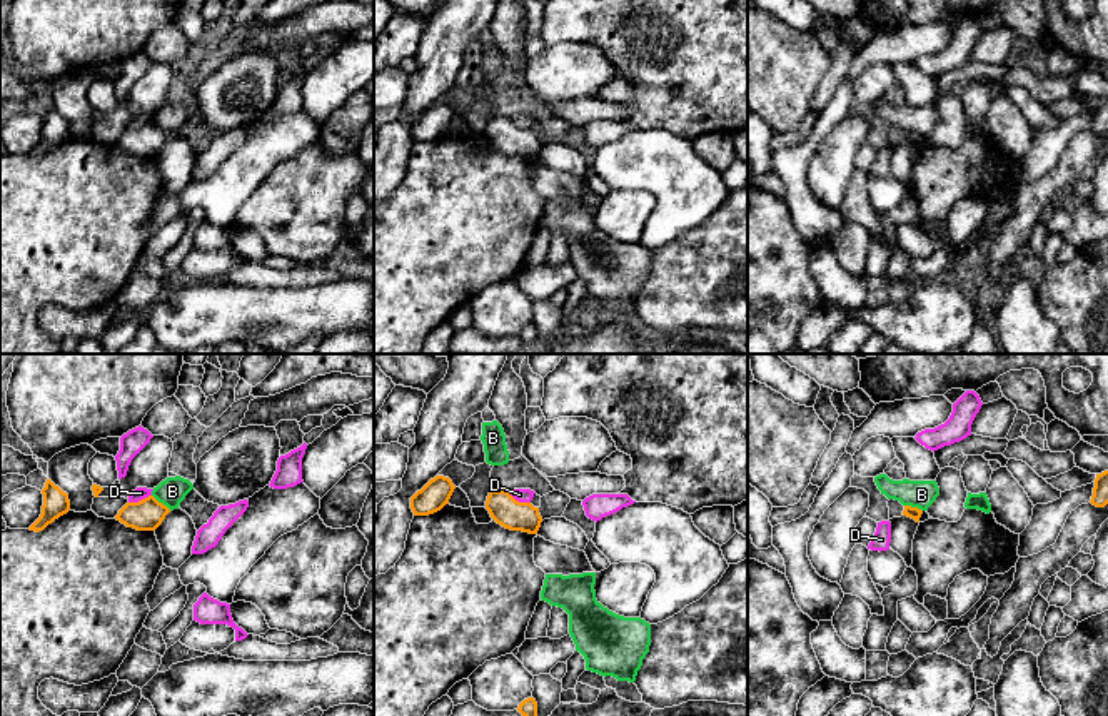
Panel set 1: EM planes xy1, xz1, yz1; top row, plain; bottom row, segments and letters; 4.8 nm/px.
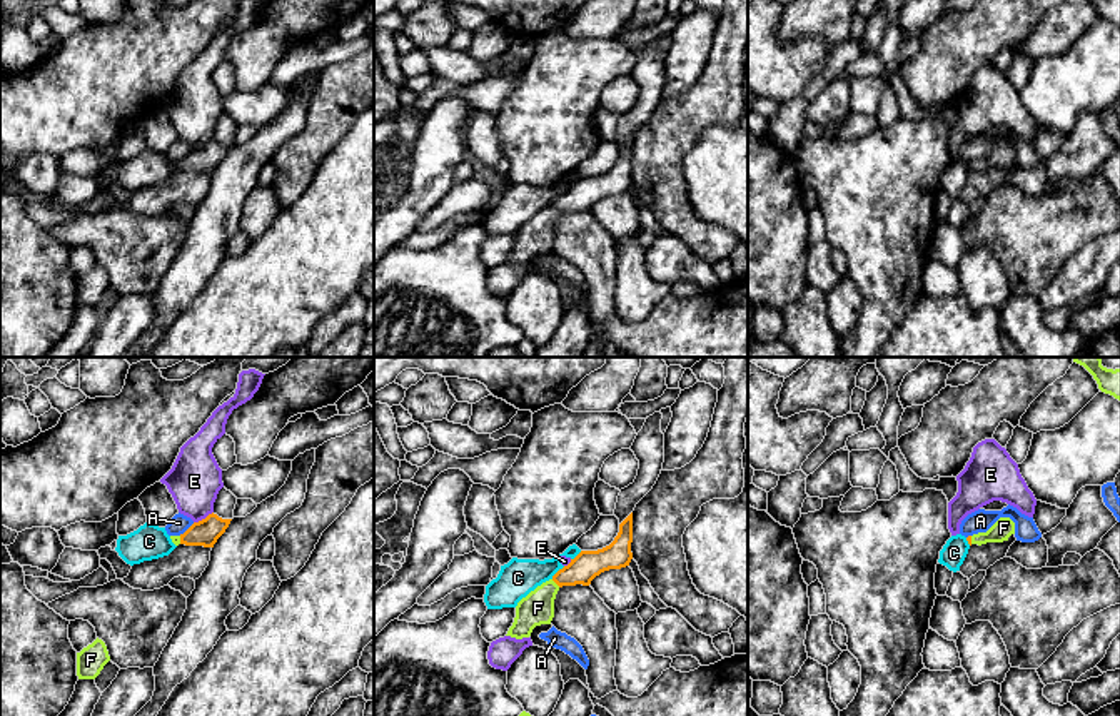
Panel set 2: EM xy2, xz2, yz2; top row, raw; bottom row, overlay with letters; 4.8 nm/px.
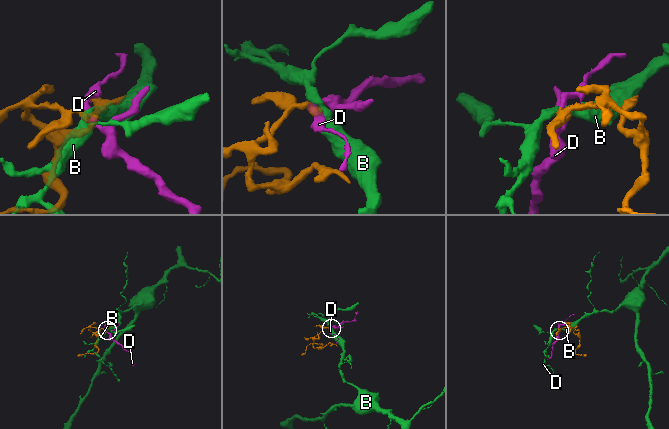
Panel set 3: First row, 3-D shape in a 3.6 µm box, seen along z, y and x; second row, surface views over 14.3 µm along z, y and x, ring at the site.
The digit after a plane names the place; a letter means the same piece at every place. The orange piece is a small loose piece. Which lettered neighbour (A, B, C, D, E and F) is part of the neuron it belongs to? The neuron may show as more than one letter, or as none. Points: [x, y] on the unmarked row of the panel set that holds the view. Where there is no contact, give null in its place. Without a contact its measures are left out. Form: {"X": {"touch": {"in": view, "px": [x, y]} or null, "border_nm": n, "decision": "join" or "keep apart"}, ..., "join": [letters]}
{"A": {"touch": {"in": "xy2", "px": [187, 156]}, "border_nm": 100, "decision": "keep apart"}, "B": {"touch": {"in": "xy1", "px": [161, 129]}, "border_nm": 120, "decision": "keep apart"}, "C": {"touch": {"in": "xz2", "px": [558, 197]}, "border_nm": 90, "decision": "keep apart"}, "D": {"touch": {"in": "xy1", "px": [139, 127]}, "border_nm": 120, "decision": "keep apart"}, "E": {"touch": {"in": "xy2", "px": [202, 146]}, "border_nm": 110, "decision": "keep apart"}, "F": {"touch": {"in": "xz2", "px": [556, 209]}, "border_nm": 60, "decision": "join"}, "join": ["F"]}

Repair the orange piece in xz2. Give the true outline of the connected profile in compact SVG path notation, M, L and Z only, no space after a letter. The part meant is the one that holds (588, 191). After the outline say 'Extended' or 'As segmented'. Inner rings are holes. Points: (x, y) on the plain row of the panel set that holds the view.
M633 139L619 150L614 167L598 177L581 177L568 192L559 195L549 207L537 212L516 232L516 244L506 262L529 264L532 255L551 250L554 225L563 212L589 212L604 197L629 192L633 185Z. Extended

